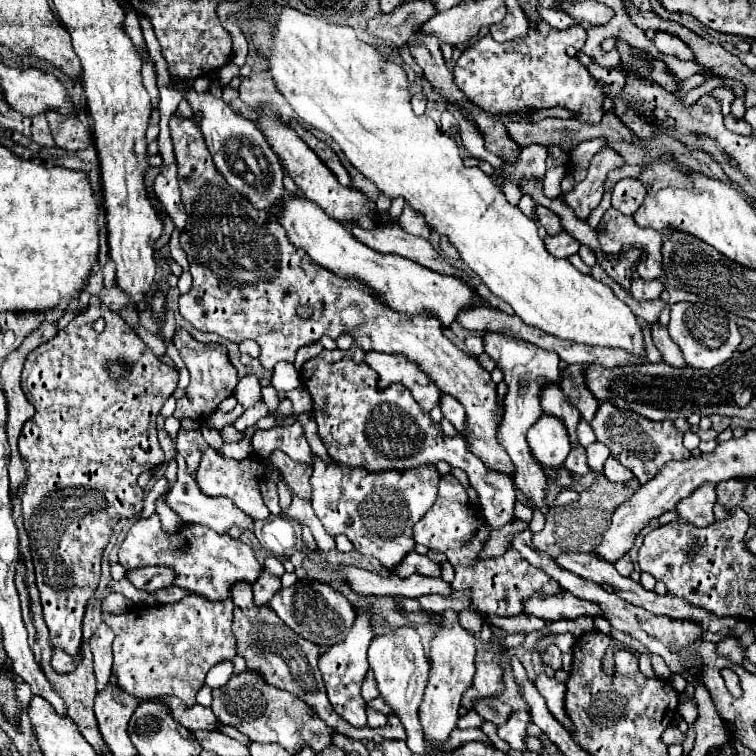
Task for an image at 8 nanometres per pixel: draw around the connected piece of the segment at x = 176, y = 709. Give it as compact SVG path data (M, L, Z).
M162 697L162 699L168 703L174 719L176 719L180 725L192 729L192 731L198 731L198 729L216 731L218 725L222 725L222 723L214 717L212 709L208 709L208 707L202 707L202 705L192 705L192 707L188 707L188 705L184 705L184 701L178 701L178 697Z

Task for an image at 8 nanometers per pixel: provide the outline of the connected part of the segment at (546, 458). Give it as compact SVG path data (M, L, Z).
M544 415L538 419L526 435L528 447L534 453L536 461L548 469L558 469L564 465L570 443L568 443L568 431L556 417Z

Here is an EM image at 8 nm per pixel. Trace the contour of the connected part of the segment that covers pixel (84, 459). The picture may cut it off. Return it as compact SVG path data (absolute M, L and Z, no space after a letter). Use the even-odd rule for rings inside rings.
M96 299L86 311L78 313L66 329L60 329L52 341L28 355L22 379L26 387L24 393L30 397L36 415L26 421L18 441L26 465L26 479L18 489L18 497L22 501L24 527L30 531L36 585L40 589L50 641L54 647L76 655L82 641L84 609L98 587L102 551L112 537L112 527L120 519L134 517L142 511L144 491L138 487L136 479L140 473L164 463L164 451L156 437L156 415L178 385L178 371L164 365L120 315L108 311ZM98 317L106 321L106 329L100 335L94 331ZM108 361L124 361L130 373L118 381L110 379L106 369Z

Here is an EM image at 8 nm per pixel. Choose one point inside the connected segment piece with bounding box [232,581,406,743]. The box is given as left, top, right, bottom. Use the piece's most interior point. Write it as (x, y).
(289, 662)

